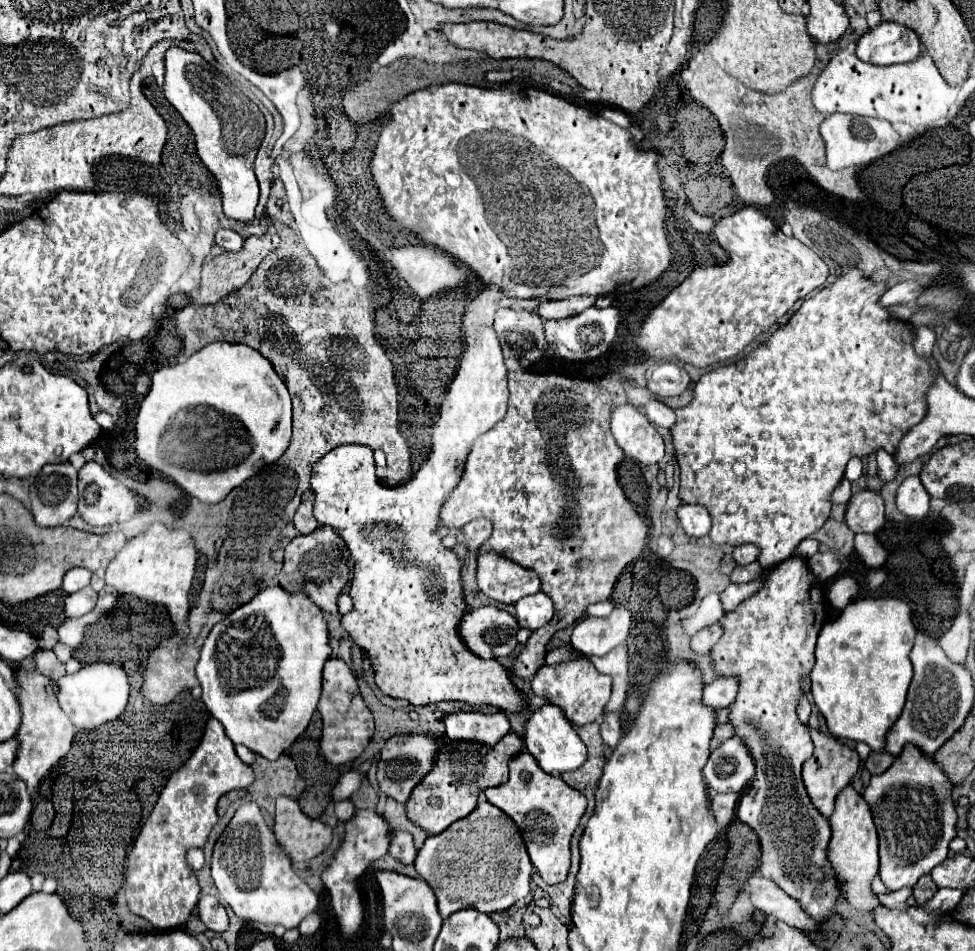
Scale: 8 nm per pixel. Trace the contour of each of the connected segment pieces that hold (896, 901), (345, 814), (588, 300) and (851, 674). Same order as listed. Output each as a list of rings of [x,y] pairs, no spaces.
[[[904,888],[904,890],[898,890],[898,892],[888,892],[888,894],[876,894],[876,898],[880,900],[882,906],[890,908],[890,910],[908,910],[908,896],[912,894],[910,888]]]
[[[350,798],[336,802],[336,816],[338,816],[340,820],[350,820],[350,818],[354,816],[354,810],[356,810],[356,808],[354,808],[354,804],[352,804]]]
[[[572,296],[564,300],[548,300],[538,306],[538,314],[544,320],[562,320],[580,314],[582,310],[594,306],[596,296]]]
[[[896,598],[850,602],[840,618],[820,630],[816,664],[810,672],[810,692],[832,736],[866,742],[872,750],[886,748],[886,732],[898,720],[912,680],[908,654],[914,646],[914,636],[910,608]]]

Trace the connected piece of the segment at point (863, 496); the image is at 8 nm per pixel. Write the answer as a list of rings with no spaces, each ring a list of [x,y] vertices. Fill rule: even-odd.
[[[858,490],[846,504],[844,524],[856,532],[876,532],[884,524],[884,498],[878,490]]]

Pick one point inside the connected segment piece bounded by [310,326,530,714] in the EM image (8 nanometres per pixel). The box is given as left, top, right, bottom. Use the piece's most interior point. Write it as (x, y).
(407, 596)

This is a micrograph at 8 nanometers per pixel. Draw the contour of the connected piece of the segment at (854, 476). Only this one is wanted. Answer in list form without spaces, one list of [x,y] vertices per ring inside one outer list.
[[[852,458],[852,462],[848,462],[848,466],[846,466],[846,478],[850,482],[854,482],[854,480],[858,480],[862,476],[862,470],[864,470],[862,460],[860,458]]]

